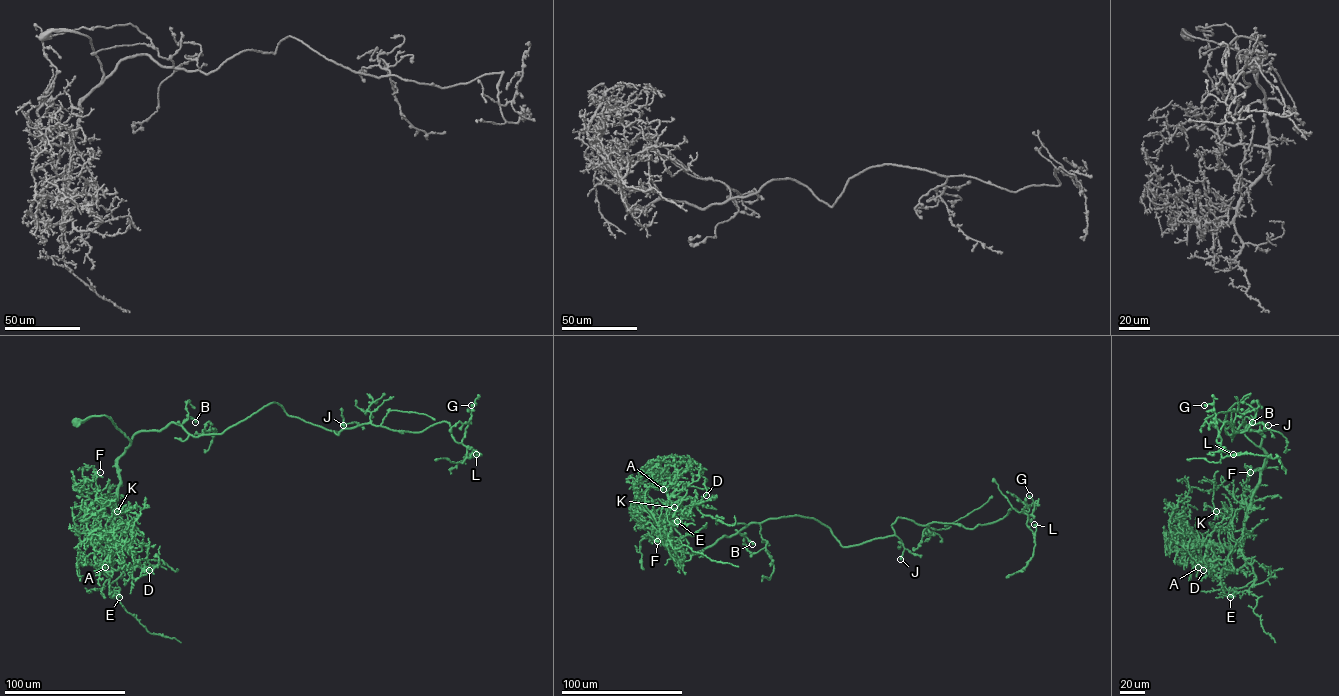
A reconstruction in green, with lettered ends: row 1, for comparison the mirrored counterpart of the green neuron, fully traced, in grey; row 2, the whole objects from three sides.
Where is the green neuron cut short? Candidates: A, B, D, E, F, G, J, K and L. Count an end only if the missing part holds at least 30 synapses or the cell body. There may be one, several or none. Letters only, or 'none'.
none

